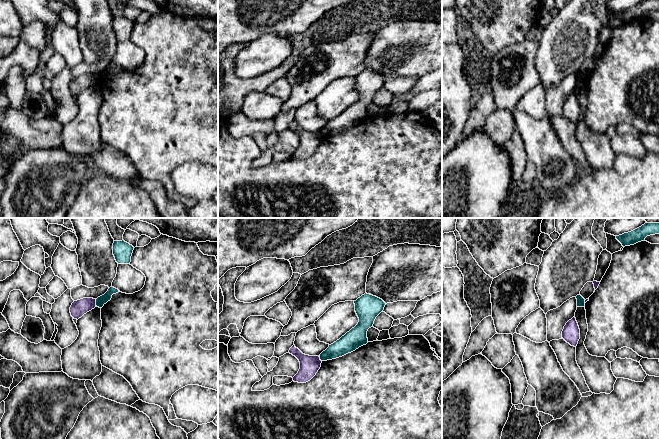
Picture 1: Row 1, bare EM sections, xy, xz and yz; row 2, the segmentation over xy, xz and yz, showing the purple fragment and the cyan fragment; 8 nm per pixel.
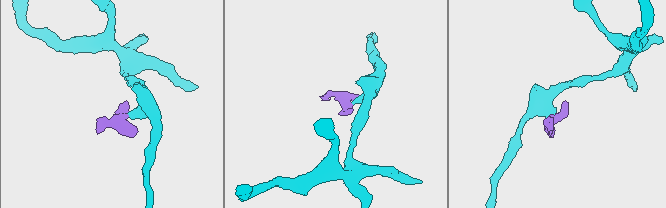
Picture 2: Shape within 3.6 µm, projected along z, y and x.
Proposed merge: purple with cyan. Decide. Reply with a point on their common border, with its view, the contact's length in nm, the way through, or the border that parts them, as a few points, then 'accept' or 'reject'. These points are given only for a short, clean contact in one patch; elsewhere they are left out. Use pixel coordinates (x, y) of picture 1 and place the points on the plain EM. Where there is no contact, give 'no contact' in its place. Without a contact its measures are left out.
meets purple in xy at (95, 78); contact 60 nm long; border along xy (95, 75), (96, 81); reject

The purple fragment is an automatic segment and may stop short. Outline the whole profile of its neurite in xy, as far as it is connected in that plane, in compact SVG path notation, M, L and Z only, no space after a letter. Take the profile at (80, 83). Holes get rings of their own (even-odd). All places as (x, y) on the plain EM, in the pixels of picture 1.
M83 74L74 77L70 83L71 92L74 95L81 94L84 90L91 87L96 83L96 75L93 74Z

